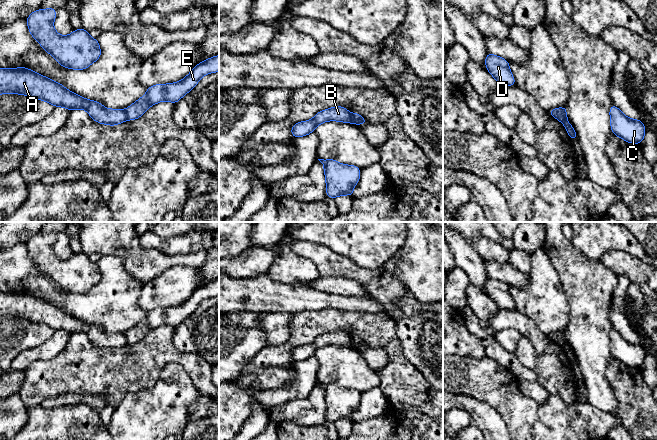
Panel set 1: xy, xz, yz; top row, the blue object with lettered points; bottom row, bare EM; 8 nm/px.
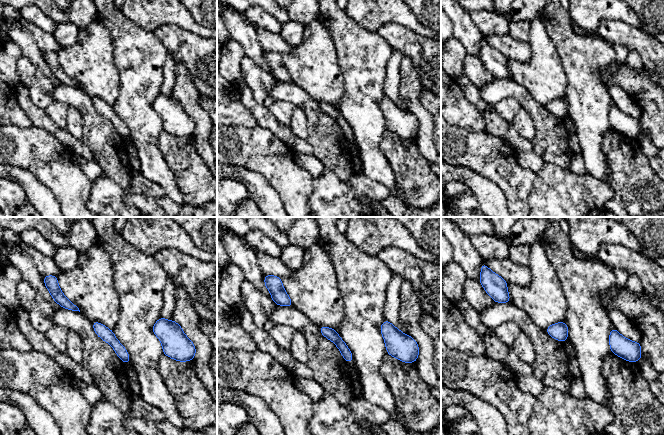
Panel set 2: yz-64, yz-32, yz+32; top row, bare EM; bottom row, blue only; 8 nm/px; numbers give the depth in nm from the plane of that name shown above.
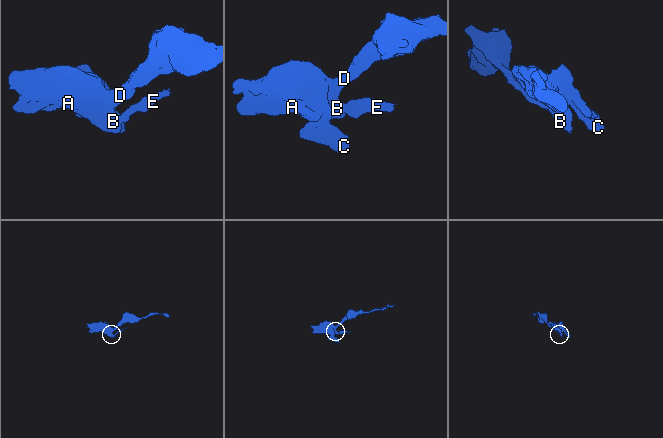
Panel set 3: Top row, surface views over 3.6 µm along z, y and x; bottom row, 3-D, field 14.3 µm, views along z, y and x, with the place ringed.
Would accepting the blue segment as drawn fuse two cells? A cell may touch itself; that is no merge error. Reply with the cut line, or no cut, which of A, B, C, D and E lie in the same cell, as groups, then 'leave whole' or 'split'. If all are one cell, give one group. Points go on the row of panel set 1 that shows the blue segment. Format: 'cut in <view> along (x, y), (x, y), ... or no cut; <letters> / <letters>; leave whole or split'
cut in xy along (124, 110), (127, 119); A B C D / E; split

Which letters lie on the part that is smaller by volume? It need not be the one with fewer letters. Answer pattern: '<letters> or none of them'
E

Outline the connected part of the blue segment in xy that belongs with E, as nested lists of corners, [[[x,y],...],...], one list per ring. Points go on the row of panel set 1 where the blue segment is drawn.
[[[219,55],[208,58],[197,64],[192,71],[179,82],[156,84],[148,87],[146,94],[125,110],[127,120],[138,119],[144,115],[150,106],[161,101],[177,103],[197,85],[203,76],[213,72],[219,72]]]

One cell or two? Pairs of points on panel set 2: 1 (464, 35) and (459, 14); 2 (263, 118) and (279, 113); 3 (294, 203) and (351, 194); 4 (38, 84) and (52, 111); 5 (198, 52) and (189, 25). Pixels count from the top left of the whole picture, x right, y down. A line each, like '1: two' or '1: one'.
1: one
2: one
3: two
4: two
5: two

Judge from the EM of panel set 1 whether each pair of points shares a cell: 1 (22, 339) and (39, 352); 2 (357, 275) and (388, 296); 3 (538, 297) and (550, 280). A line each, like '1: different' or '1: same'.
1: different
2: same
3: same

